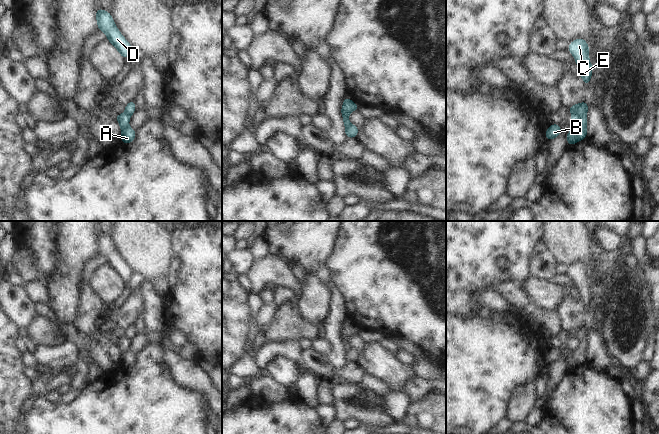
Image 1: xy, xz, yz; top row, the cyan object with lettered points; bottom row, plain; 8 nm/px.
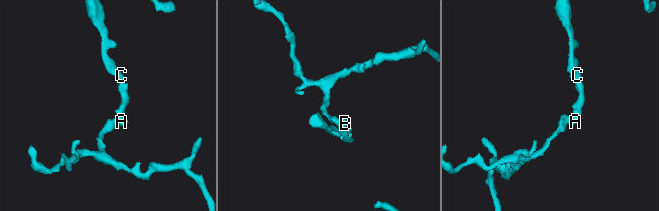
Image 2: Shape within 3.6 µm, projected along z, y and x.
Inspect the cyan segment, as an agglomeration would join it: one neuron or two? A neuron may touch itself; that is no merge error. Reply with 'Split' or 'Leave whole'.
Split.

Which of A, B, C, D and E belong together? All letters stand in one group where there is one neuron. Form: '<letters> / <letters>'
A C D E / B

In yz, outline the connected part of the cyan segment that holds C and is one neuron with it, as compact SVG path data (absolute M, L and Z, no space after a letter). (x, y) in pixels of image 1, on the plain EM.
M578 262L569 268L567 274L573 279L585 309L589 309L593 294L589 283L589 269L584 262Z

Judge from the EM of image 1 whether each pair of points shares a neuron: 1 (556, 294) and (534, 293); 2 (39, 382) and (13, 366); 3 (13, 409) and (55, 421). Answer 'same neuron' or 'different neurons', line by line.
1: same neuron
2: different neurons
3: different neurons

